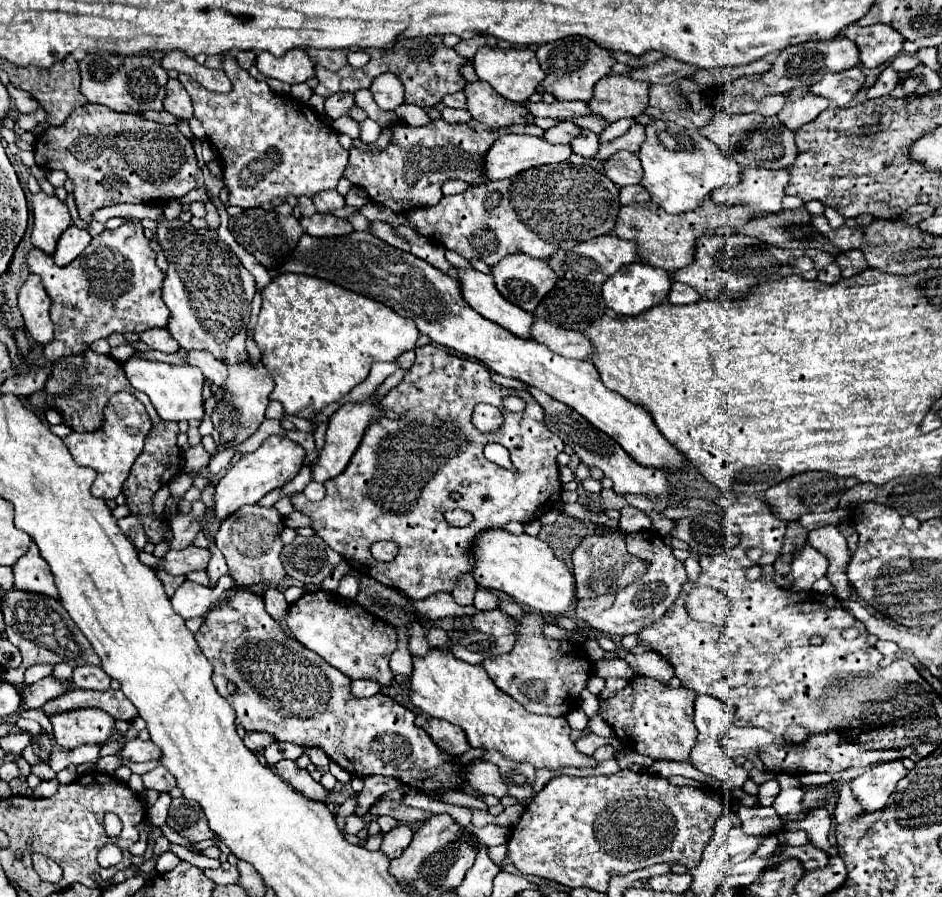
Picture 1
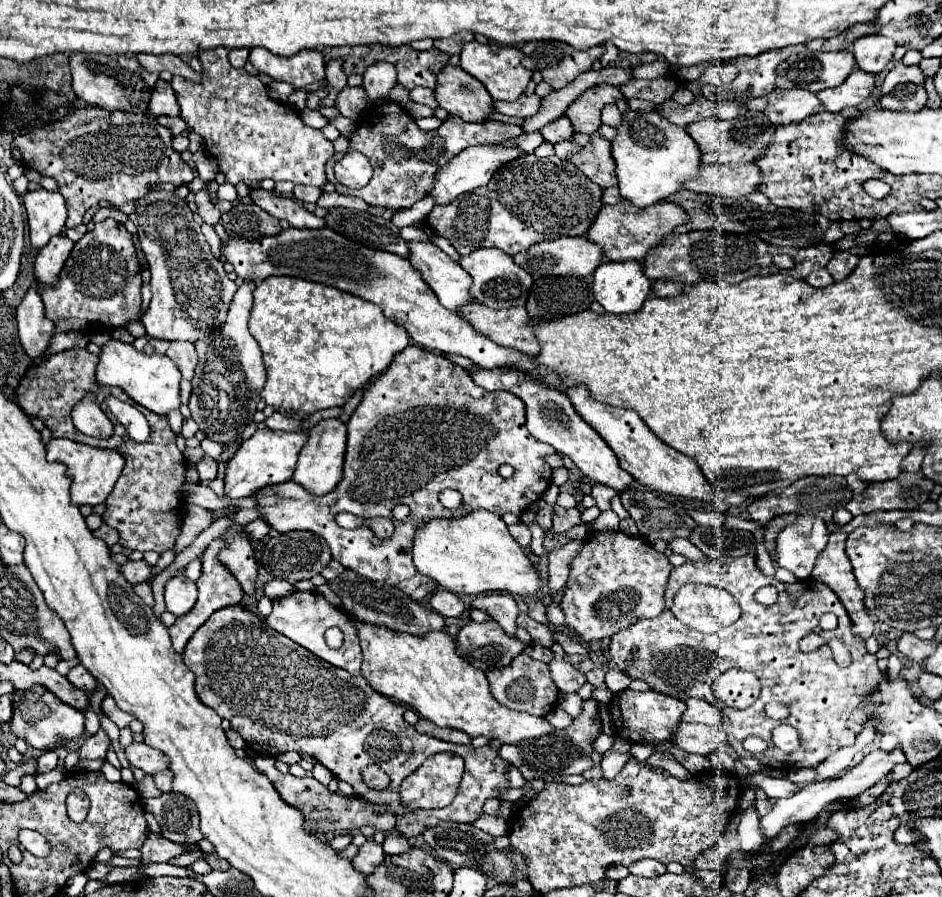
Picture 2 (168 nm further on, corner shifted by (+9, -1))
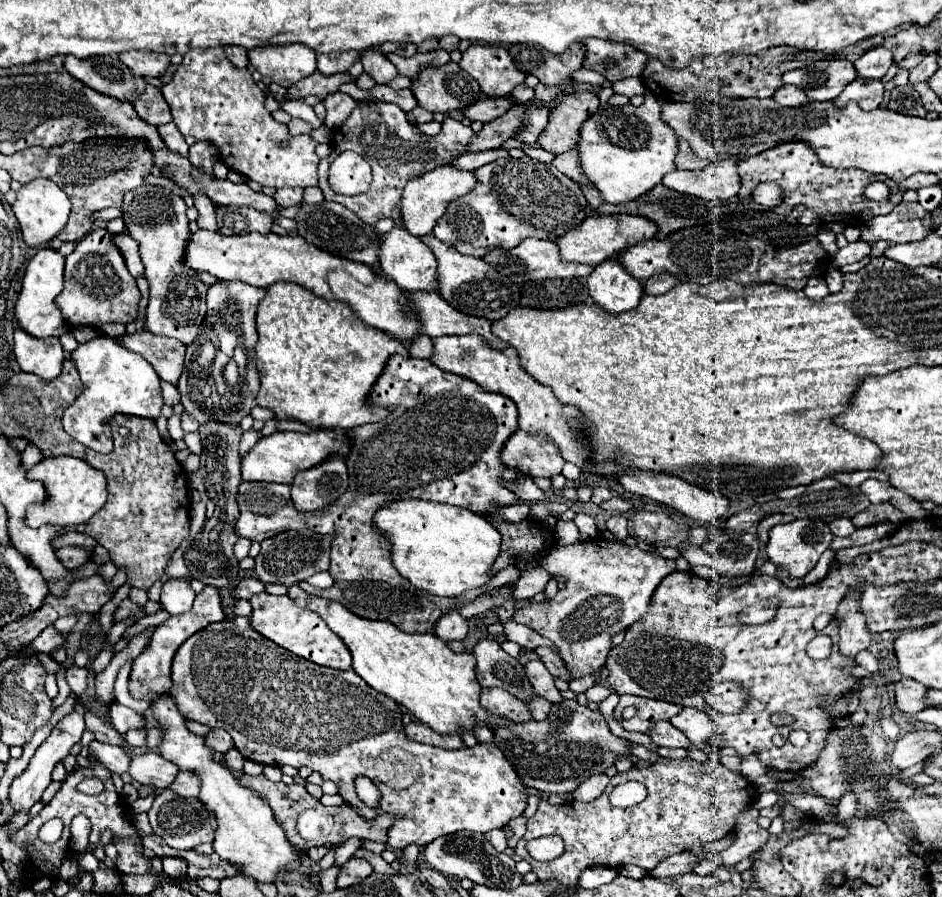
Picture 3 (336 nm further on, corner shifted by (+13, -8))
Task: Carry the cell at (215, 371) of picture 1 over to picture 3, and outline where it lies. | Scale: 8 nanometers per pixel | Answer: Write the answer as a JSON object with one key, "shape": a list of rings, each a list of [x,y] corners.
{"shape":[[[136,330],[134,334],[124,334],[118,340],[132,352],[146,358],[162,380],[170,384],[178,382],[186,350],[182,342],[168,336],[148,334],[148,330]]]}

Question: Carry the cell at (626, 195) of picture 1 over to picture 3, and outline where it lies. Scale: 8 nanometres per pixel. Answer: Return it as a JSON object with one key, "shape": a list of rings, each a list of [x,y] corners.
{"shape":[[[576,182],[578,186],[580,186],[580,190],[584,192],[584,196],[586,196],[586,200],[588,200],[588,204],[596,210],[604,200],[602,200],[602,196],[600,196],[600,192],[596,190],[596,188],[592,188],[592,186],[584,186],[584,184],[580,184],[580,182]]]}

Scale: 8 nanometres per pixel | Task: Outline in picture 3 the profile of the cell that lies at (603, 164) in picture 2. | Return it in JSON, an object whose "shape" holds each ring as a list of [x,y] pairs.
{"shape":[[[568,150],[568,152],[560,154],[560,156],[556,156],[552,164],[554,164],[562,174],[566,174],[568,178],[572,178],[572,180],[580,180],[580,182],[588,184],[588,180],[586,180],[586,178],[582,176],[582,172],[580,172],[578,152],[576,152],[576,150]]]}

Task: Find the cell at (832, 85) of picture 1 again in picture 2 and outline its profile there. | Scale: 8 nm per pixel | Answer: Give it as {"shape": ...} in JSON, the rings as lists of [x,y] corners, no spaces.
{"shape":[[[856,67],[846,77],[846,83],[832,87],[832,89],[818,91],[818,99],[828,111],[840,113],[846,107],[856,107],[858,103],[862,103],[870,95],[872,89],[874,89],[874,75],[860,71]]]}

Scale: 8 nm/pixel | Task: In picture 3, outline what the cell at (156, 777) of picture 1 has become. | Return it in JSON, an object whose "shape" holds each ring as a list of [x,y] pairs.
{"shape":[[[180,772],[176,776],[176,782],[170,786],[170,790],[178,792],[180,796],[198,796],[200,790],[200,782],[198,782],[198,774],[190,774],[190,772]]]}

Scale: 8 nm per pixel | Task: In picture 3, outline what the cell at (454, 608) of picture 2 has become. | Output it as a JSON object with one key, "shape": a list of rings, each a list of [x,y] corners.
{"shape":[[[456,610],[446,612],[442,618],[438,618],[434,634],[442,638],[444,642],[448,640],[464,640],[468,634],[468,620],[462,618]]]}

